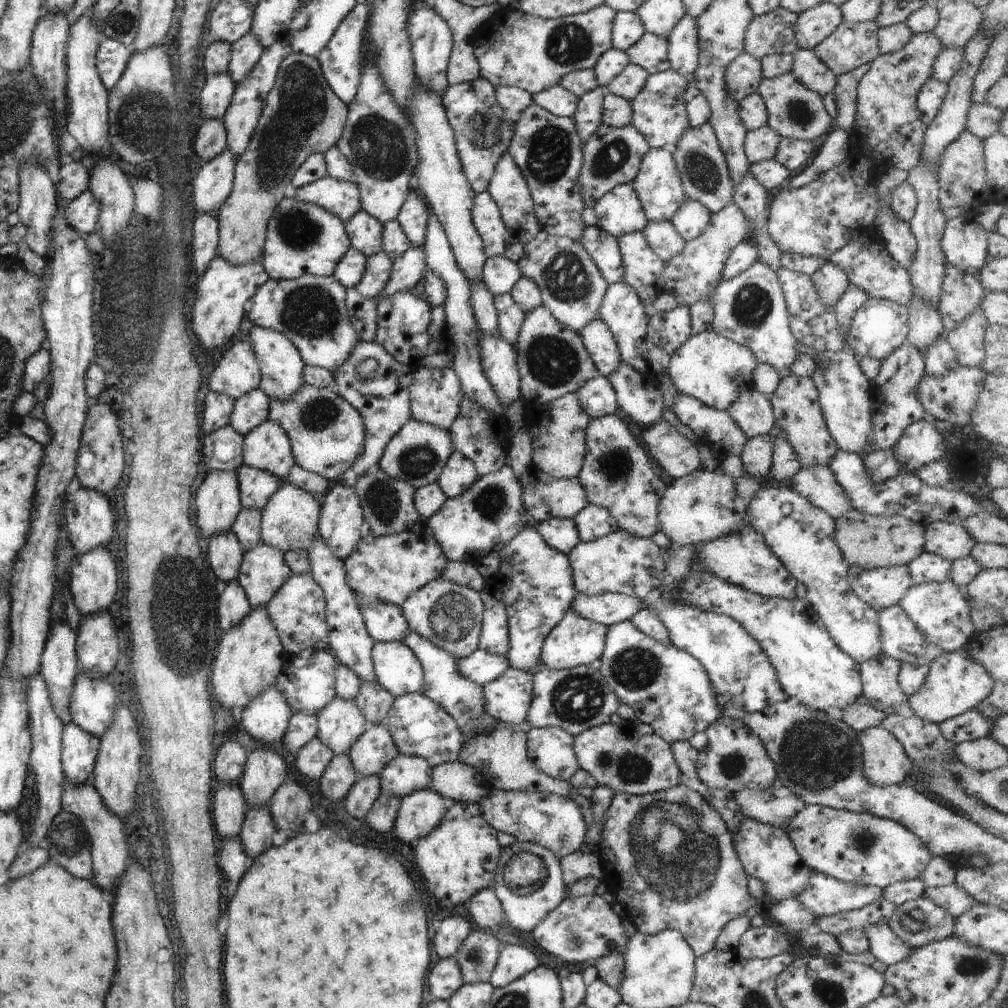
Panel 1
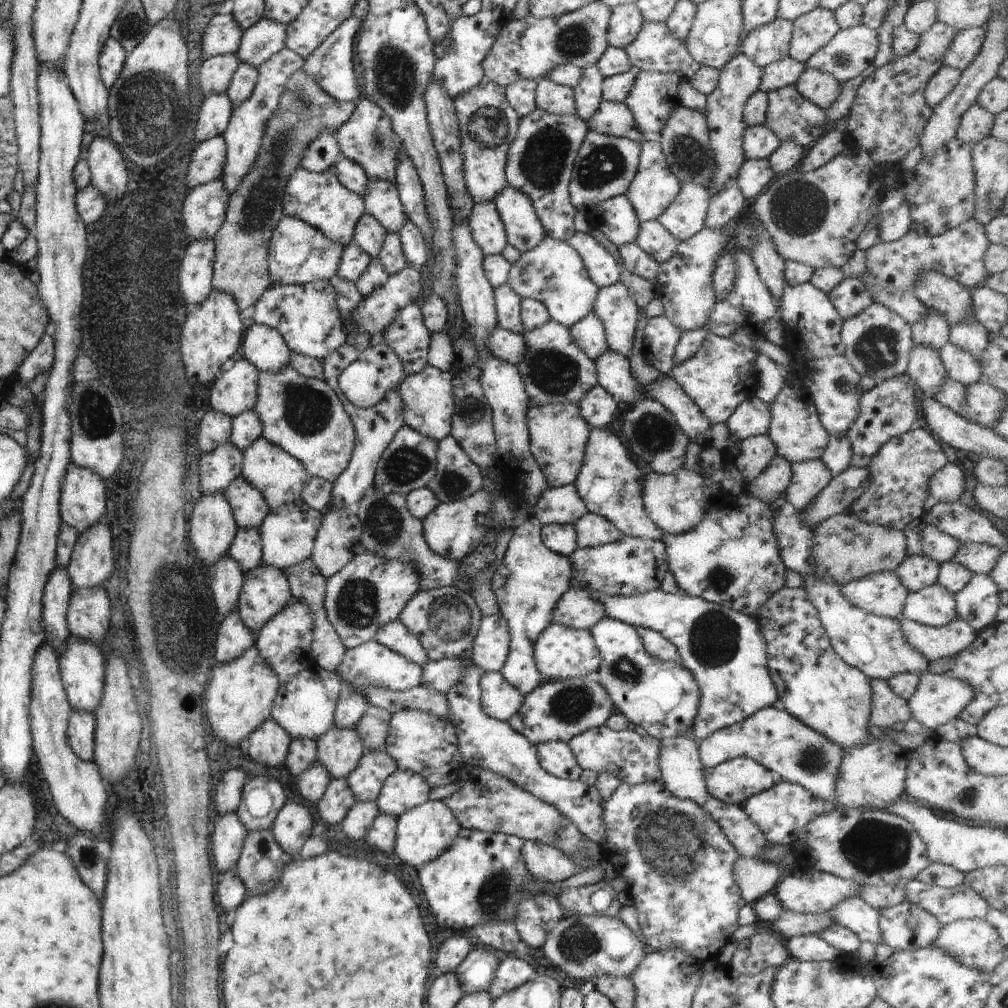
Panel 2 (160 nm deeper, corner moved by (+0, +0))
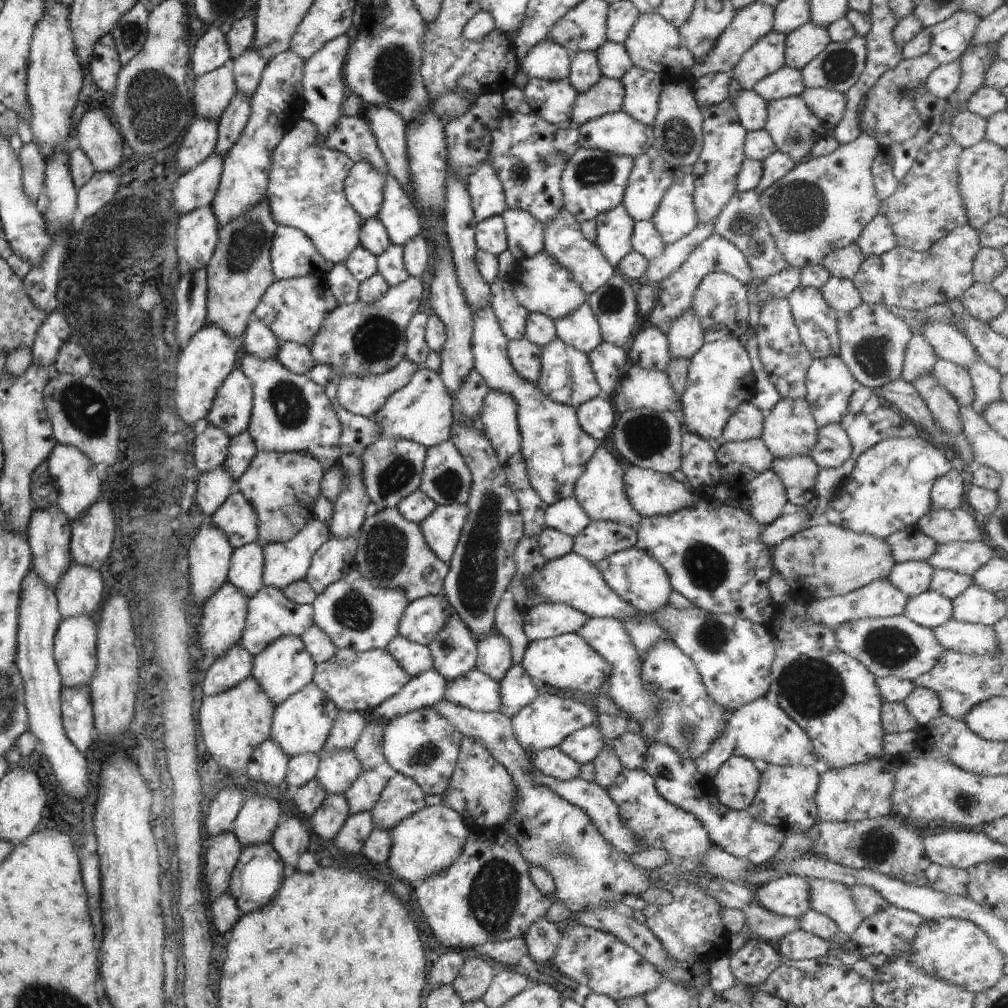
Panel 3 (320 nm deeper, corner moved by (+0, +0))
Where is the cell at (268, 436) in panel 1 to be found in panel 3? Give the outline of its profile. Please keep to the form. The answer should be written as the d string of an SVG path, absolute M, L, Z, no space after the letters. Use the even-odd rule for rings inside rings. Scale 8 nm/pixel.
M256 452L247 470L231 486L231 492L243 494L253 506L257 514L256 542L259 546L267 542L287 542L313 517L311 508L319 493L322 473L321 464L307 452Z

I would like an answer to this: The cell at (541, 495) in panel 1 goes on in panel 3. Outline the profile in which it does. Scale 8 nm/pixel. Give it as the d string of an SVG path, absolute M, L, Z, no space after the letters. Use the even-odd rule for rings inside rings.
M573 496L547 505L543 514L544 527L567 534L571 538L579 534L590 522Z

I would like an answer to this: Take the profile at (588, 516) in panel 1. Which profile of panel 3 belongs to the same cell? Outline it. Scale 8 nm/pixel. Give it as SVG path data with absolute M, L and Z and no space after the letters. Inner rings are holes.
M590 521L574 537L572 552L595 564L615 552L636 546L636 532L625 524L609 521Z

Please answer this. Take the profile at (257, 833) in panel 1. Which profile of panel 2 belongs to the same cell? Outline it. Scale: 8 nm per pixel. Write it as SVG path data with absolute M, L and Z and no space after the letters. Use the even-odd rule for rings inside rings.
M253 831L243 839L234 872L247 892L257 896L275 886L283 862L291 862L291 858L279 848L271 831Z

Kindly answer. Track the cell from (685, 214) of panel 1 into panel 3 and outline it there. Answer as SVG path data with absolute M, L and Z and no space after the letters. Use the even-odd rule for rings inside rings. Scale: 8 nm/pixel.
M691 166L675 172L650 222L665 244L673 244L691 233L697 225L693 206L693 176Z

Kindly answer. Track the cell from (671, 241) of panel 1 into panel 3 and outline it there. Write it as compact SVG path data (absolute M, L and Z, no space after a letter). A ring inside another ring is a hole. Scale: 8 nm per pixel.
M635 221L631 234L631 247L647 262L657 260L659 254L667 248L667 244L661 240L659 232L650 221Z

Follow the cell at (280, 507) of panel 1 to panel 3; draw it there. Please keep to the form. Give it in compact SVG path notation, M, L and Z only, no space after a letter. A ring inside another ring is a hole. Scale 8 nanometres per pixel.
M309 518L305 526L287 542L267 542L261 546L263 556L263 574L261 574L262 586L283 588L295 580L302 580L308 572L311 556L315 550L330 538L328 524L320 522L317 518Z

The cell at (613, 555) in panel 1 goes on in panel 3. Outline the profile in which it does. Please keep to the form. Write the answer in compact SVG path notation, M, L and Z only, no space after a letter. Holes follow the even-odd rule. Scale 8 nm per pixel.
M636 546L615 552L603 560L595 562L593 566L597 568L597 574L601 576L601 580L614 594L617 594L621 600L633 604L641 612L655 612L668 602L672 589L666 573L652 557Z

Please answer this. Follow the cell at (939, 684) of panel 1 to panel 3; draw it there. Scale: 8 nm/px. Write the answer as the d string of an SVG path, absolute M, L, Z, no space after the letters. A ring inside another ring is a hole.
M915 687L902 704L919 728L926 727L931 720L942 714L937 694L922 687Z

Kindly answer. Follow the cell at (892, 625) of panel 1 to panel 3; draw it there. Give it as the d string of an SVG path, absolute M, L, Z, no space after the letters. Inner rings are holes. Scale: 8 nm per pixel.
M950 619L941 626L931 628L931 638L935 638L935 644L944 651L963 655L995 652L995 634L989 626Z

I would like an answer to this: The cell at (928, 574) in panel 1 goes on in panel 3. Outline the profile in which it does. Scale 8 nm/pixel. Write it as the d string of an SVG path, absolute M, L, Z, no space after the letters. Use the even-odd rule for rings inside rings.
M904 561L894 564L886 580L909 598L928 590L933 572L926 561Z

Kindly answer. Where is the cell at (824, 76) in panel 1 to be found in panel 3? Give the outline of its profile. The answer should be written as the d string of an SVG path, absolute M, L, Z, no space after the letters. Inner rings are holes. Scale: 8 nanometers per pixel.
M805 87L799 96L821 122L823 129L831 130L837 125L845 107L844 94L820 87Z

